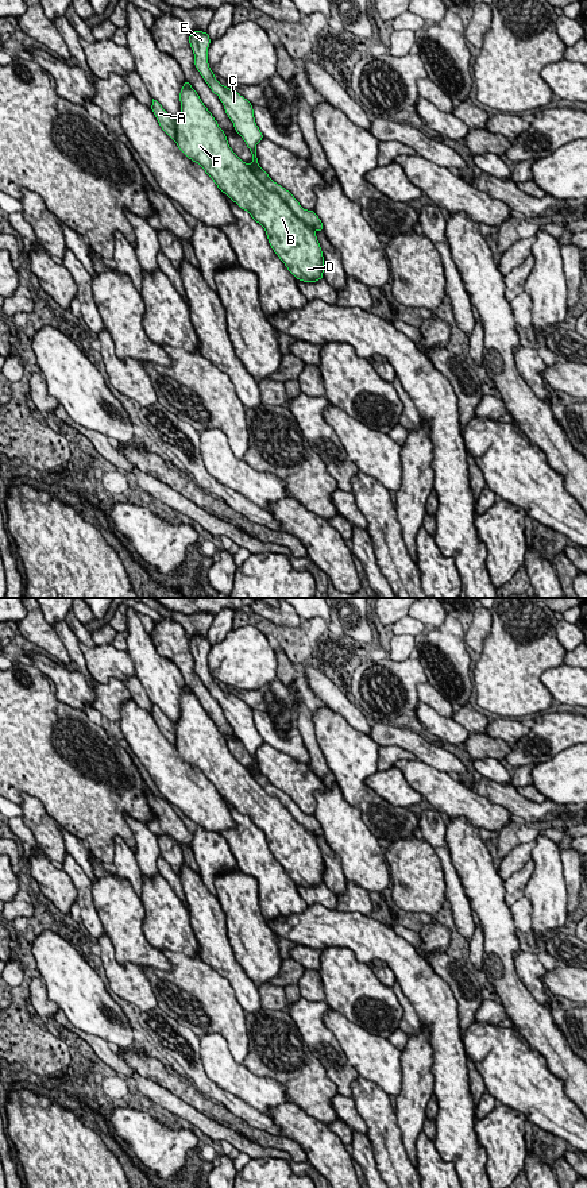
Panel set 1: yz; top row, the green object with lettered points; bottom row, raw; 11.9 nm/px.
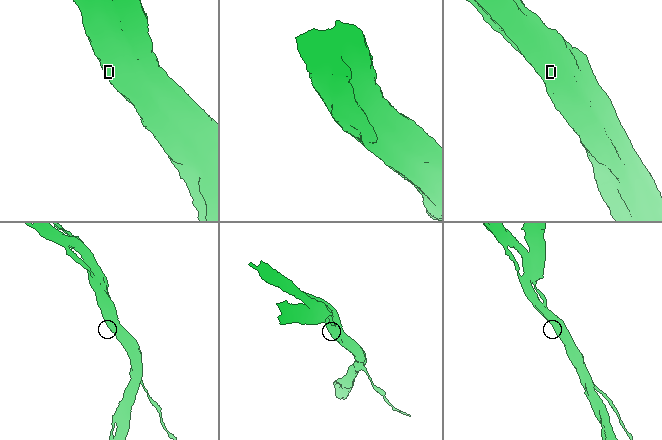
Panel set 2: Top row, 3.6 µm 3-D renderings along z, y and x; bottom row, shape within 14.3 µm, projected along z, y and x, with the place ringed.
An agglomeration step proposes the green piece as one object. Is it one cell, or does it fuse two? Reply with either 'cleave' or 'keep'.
cleave

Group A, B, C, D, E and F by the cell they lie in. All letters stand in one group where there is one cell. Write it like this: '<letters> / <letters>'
A / B C D E F

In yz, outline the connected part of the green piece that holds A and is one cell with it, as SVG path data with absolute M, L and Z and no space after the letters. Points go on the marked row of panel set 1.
M154 99L151 104L151 111L155 115L161 128L167 134L169 138L177 142L177 131L175 131L175 124L173 122L173 117Z

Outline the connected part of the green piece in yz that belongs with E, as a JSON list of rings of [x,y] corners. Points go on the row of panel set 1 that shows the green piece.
[[[193,31],[189,45],[196,69],[219,96],[235,131],[250,148],[252,163],[243,162],[232,151],[227,135],[189,81],[184,82],[179,92],[181,112],[173,119],[178,148],[198,163],[227,197],[264,228],[271,248],[296,279],[317,282],[324,278],[325,266],[314,234],[324,231],[321,220],[314,211],[304,209],[289,190],[274,182],[259,166],[255,148],[264,136],[255,123],[252,104],[215,78],[208,63],[208,32]]]

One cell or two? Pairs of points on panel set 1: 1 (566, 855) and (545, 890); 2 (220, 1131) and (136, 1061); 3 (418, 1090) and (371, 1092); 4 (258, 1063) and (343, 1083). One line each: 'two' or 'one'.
1: one
2: one
3: two
4: one

